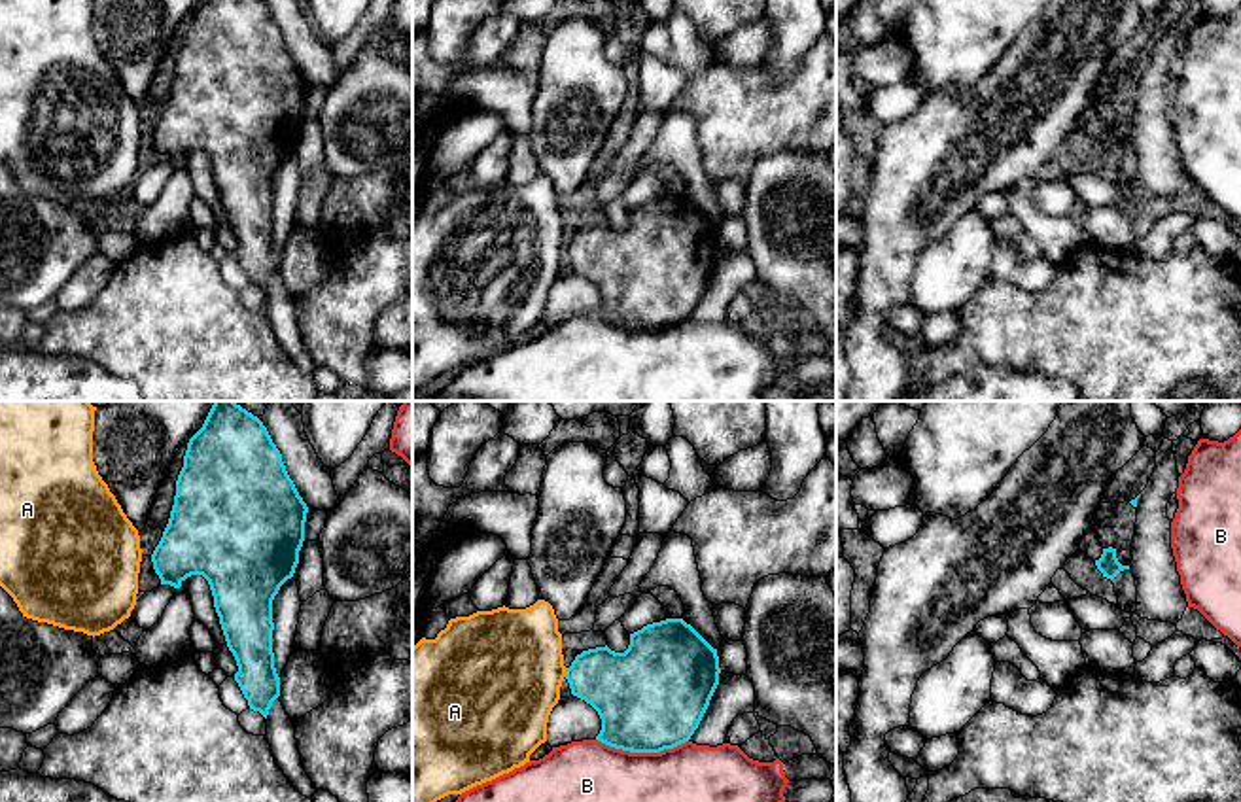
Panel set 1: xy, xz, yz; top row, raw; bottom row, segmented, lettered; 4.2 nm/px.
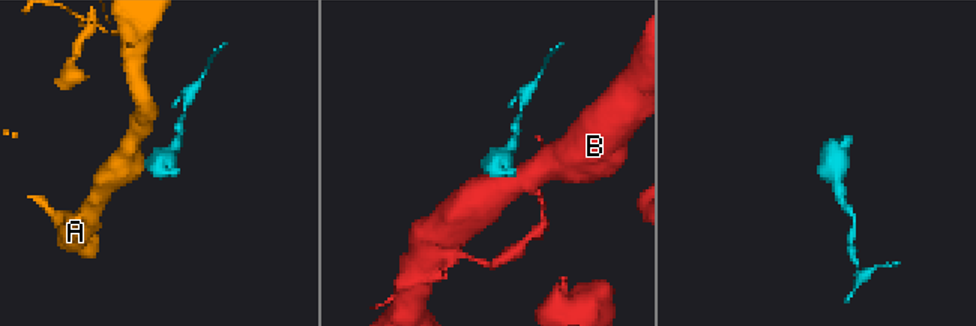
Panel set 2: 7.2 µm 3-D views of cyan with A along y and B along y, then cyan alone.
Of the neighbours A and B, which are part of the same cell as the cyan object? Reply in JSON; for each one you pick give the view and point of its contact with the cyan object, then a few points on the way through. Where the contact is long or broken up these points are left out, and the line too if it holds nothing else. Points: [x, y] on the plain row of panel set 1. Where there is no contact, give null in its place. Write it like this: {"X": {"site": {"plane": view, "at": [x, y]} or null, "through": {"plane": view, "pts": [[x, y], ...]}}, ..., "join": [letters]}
{"join": []}

